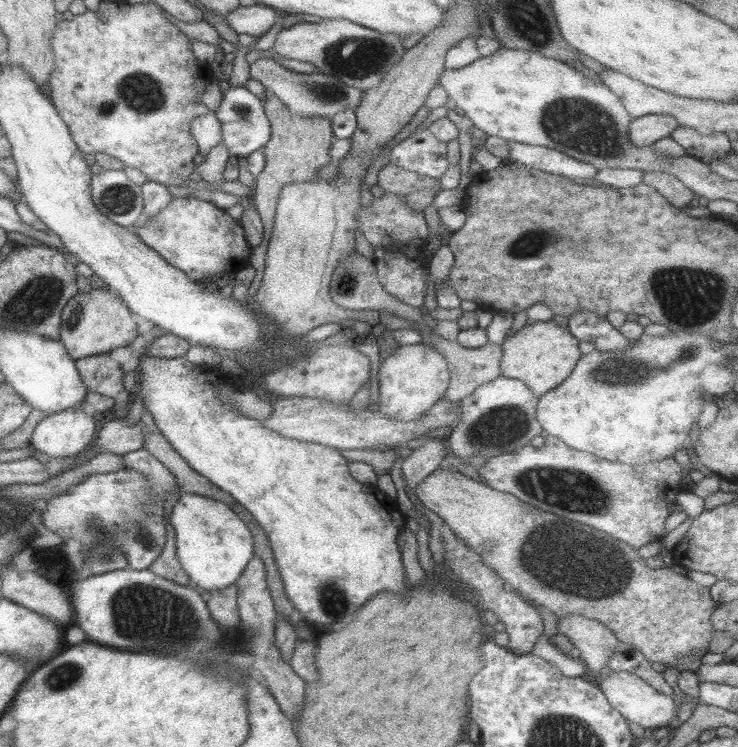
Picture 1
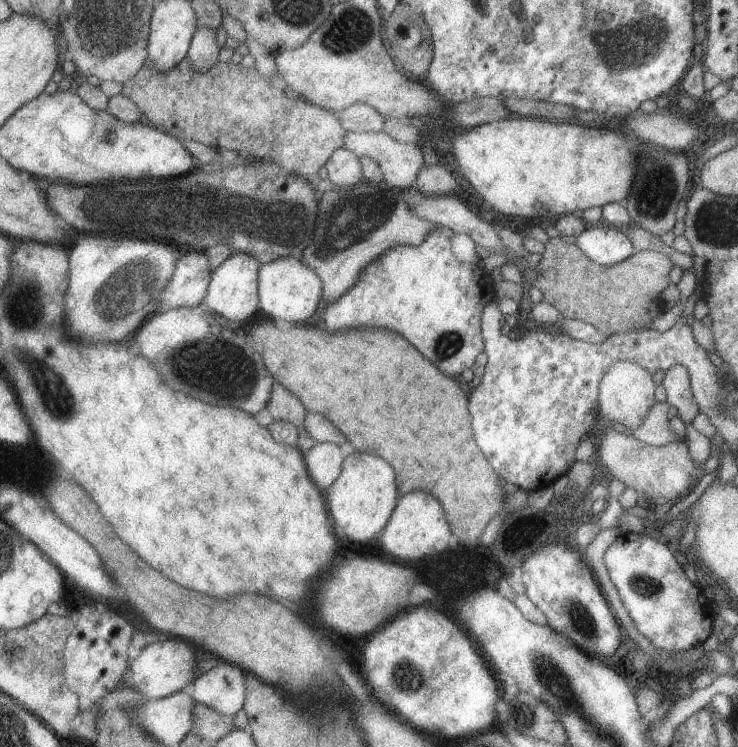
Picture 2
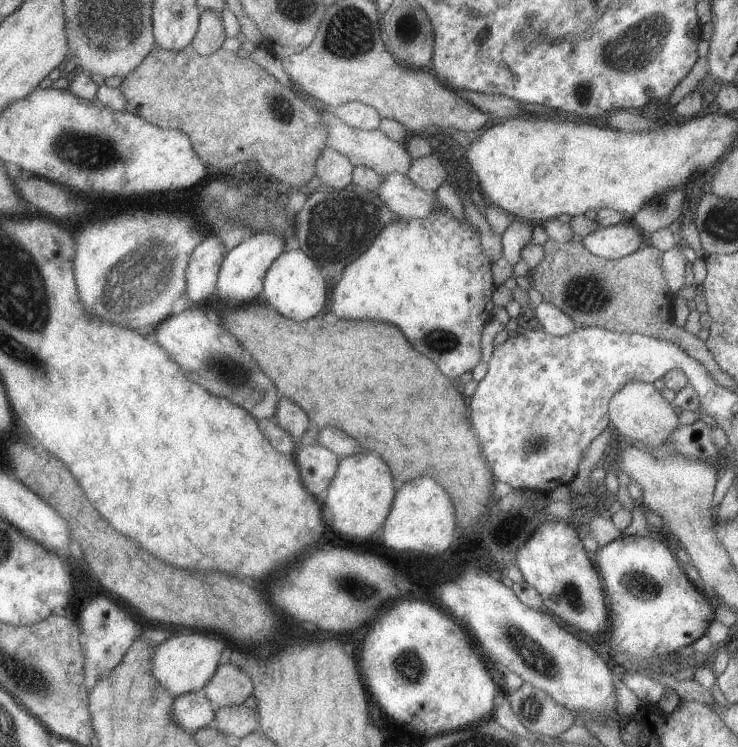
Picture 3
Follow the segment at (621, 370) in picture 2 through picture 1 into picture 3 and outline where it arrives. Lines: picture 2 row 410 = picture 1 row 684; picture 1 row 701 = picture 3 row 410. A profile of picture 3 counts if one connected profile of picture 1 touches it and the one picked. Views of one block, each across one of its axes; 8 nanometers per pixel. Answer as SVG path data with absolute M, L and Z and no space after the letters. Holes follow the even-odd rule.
M641 380L627 382L621 386L609 400L609 428L615 436L627 436L631 440L639 440L643 444L649 444L649 448L663 444L667 436L679 426L677 416L673 414L673 406L663 398L659 390L653 388L653 384L645 384Z

